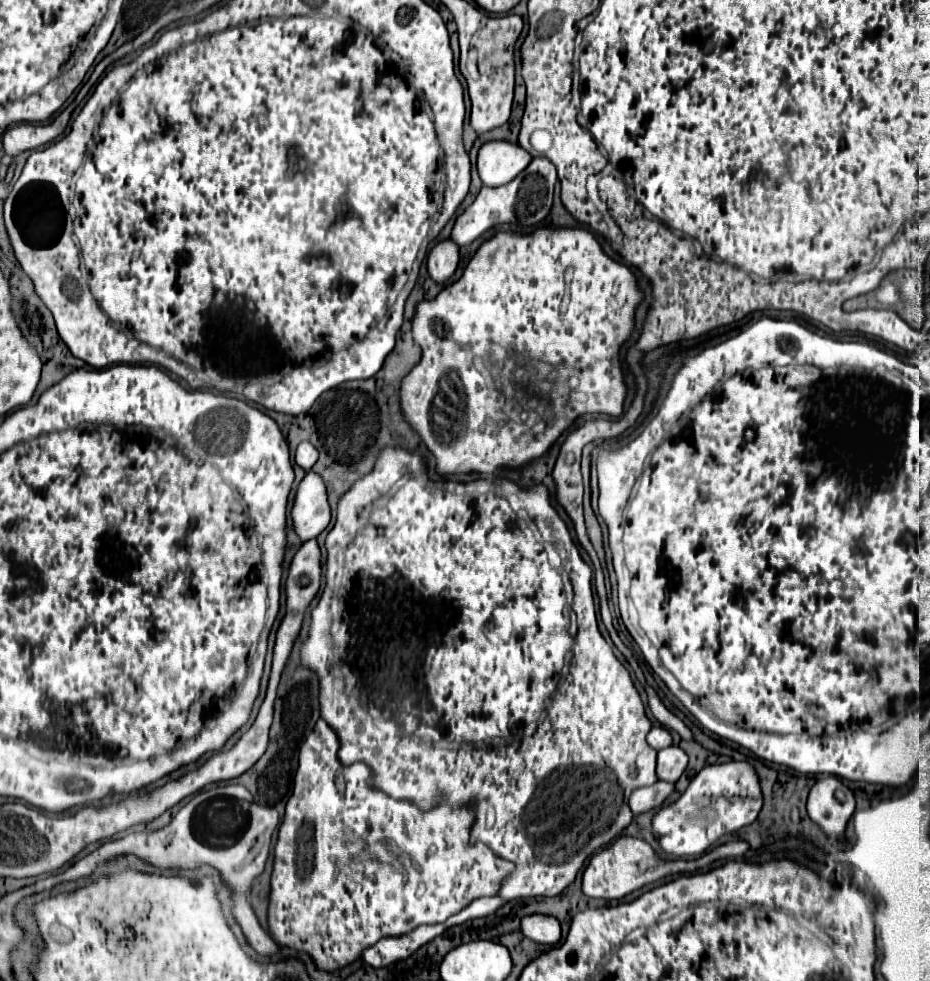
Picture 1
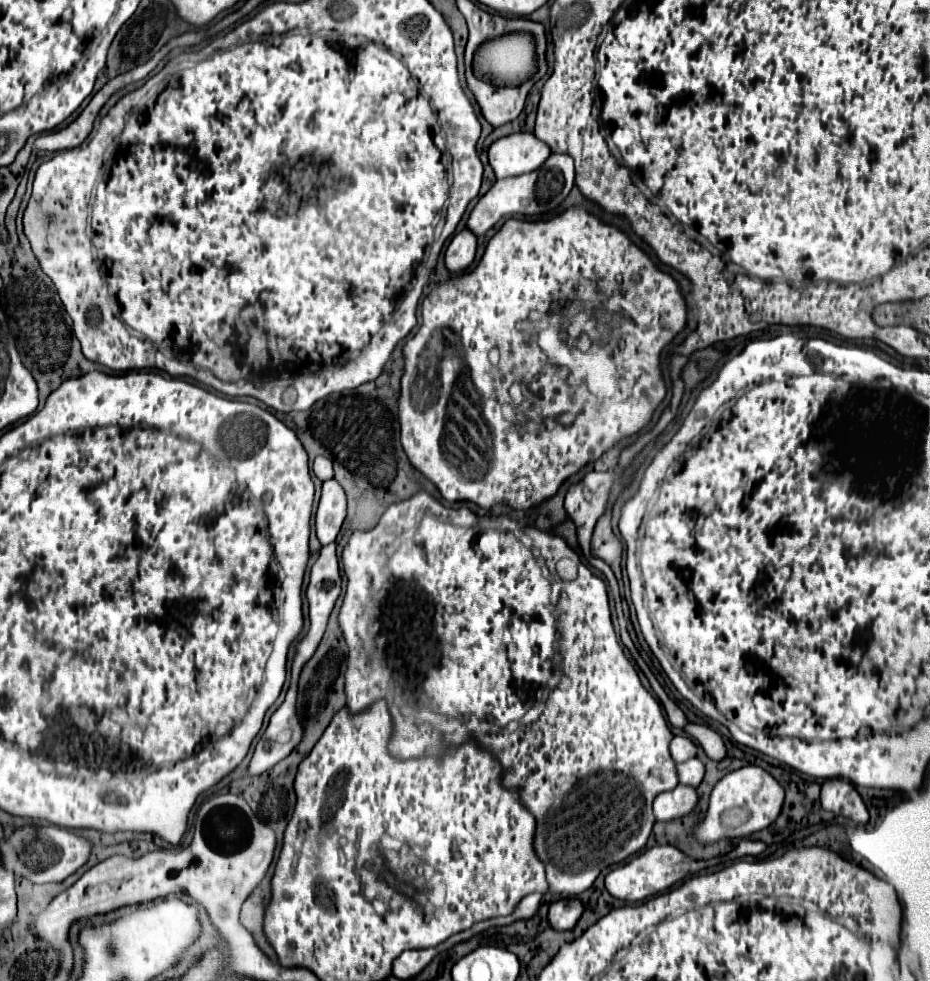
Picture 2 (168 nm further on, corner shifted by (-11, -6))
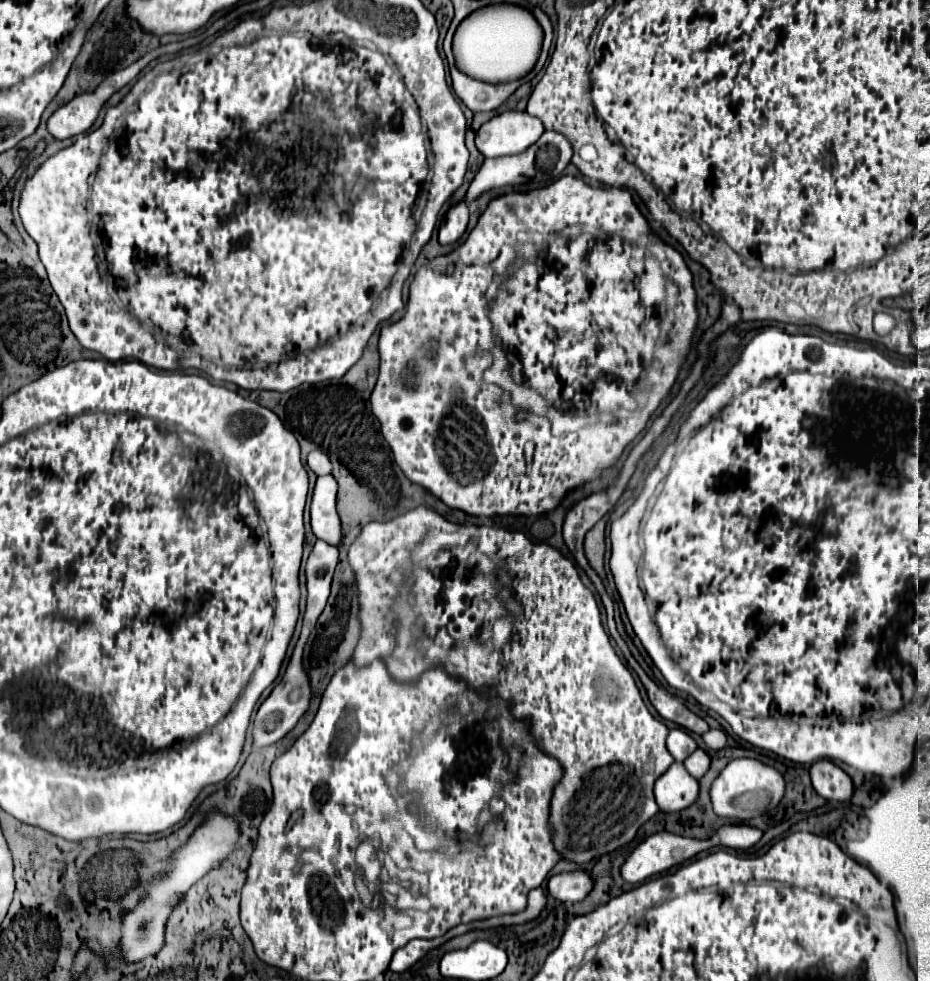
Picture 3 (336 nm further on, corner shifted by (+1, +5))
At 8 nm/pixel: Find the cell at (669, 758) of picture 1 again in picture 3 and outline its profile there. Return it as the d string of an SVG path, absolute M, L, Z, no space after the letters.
M696 749L694 755L690 755L690 757L684 761L684 765L686 765L686 769L688 769L688 773L690 773L692 777L702 779L704 773L710 769L710 755L708 755L706 751L702 751L702 749Z

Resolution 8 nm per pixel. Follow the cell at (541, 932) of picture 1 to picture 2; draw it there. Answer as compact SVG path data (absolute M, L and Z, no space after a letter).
M574 898L552 902L550 910L548 910L548 924L558 932L572 930L576 926L582 910L584 910L584 906Z

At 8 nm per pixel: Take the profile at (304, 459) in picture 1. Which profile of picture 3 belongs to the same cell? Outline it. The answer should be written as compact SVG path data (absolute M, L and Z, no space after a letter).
M312 451L308 455L308 467L316 473L316 475L328 475L332 471L332 463L328 459L326 453L322 451Z

